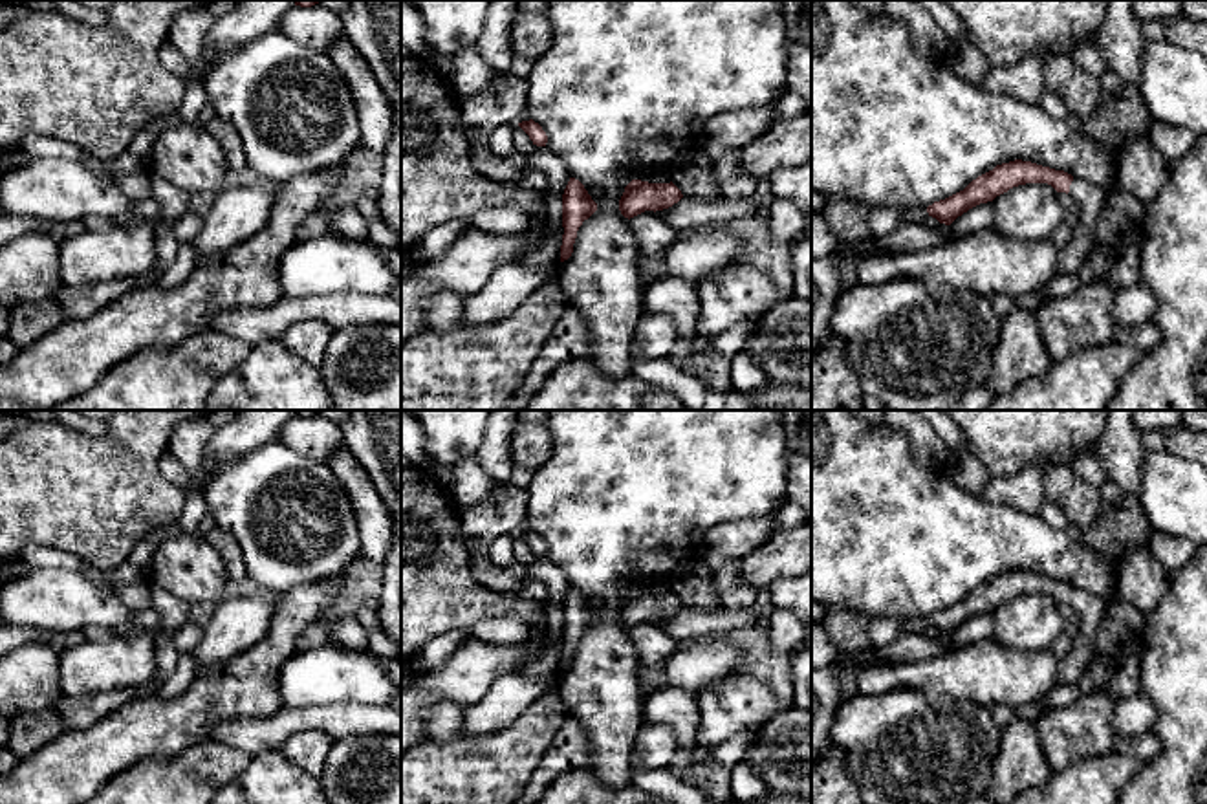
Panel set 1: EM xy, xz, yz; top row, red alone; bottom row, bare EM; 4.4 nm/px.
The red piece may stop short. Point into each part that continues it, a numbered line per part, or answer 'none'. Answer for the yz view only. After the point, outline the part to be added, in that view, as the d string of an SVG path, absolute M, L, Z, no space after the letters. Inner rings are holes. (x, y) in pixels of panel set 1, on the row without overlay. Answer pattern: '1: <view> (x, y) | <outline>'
1: yz (1088, 608) | M1073 588L1070 595L1070 608L1075 614L1077 636L1071 650L1059 659L1059 683L1079 683L1081 676L1092 663L1095 630L1101 625L1108 601Z

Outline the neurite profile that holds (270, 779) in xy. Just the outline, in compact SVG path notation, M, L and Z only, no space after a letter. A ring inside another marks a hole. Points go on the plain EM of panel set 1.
M280 751L255 755L247 769L223 786L211 804L330 804L321 780L300 771Z

